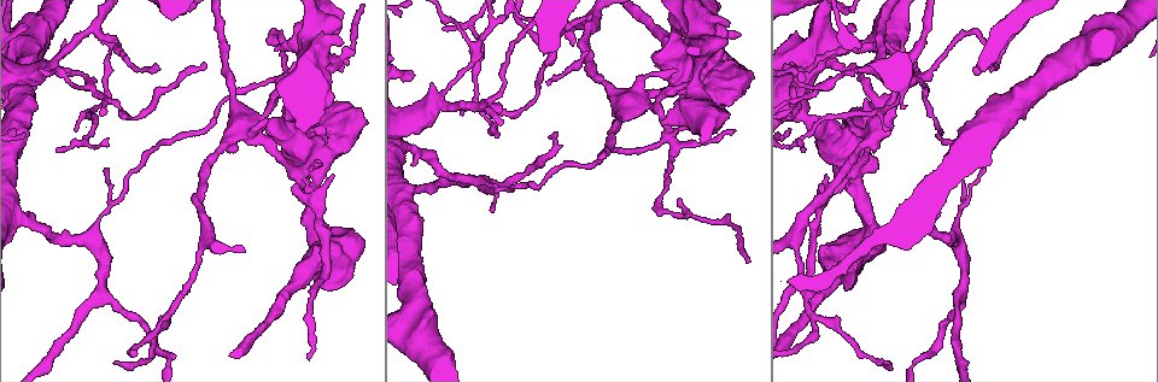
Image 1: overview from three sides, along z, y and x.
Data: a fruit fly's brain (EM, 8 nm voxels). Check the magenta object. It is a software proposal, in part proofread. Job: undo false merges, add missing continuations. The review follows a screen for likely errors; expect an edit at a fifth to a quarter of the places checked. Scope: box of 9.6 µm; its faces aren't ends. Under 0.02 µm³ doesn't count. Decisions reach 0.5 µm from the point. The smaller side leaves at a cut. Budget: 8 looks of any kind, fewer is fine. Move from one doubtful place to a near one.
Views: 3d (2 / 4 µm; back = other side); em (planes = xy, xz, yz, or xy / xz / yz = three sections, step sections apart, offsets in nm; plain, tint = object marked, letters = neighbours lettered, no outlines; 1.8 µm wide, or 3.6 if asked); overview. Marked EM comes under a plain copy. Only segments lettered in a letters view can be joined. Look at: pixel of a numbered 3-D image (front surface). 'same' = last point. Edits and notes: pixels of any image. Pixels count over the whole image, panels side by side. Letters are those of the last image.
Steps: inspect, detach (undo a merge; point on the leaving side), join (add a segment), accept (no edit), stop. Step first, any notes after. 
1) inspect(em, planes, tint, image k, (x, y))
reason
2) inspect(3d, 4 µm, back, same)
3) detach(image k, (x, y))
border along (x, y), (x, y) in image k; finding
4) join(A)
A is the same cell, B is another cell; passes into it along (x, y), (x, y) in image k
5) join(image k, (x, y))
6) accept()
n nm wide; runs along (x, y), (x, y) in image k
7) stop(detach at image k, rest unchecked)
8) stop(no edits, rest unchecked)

inspect(3d, 2 µm, back, image 1, (820, 84))
side arm on a straight run

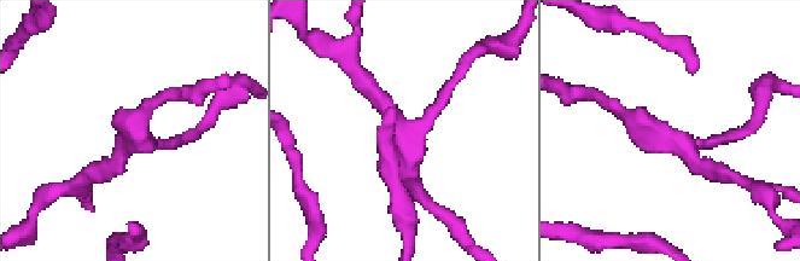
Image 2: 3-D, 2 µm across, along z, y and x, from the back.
inspect(em, planes, letters, image 2, (137, 143))
3 arms

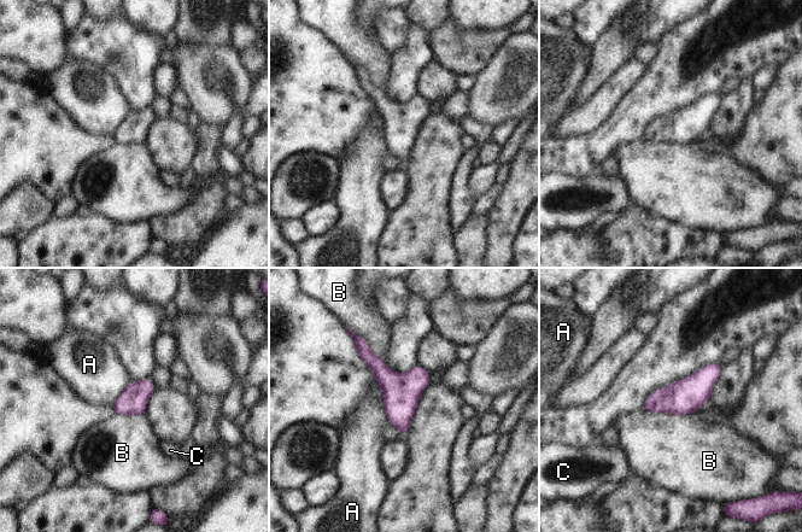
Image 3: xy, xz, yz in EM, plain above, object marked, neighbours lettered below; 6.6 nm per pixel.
accept()
190 nm wide; A, B and C are other cells; border along (643, 408), (673, 414), (694, 413) in image 3; continuous, no second neuron

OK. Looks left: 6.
inspect(em, yz, step 8, tint, image 1, (801, 152))
thin end

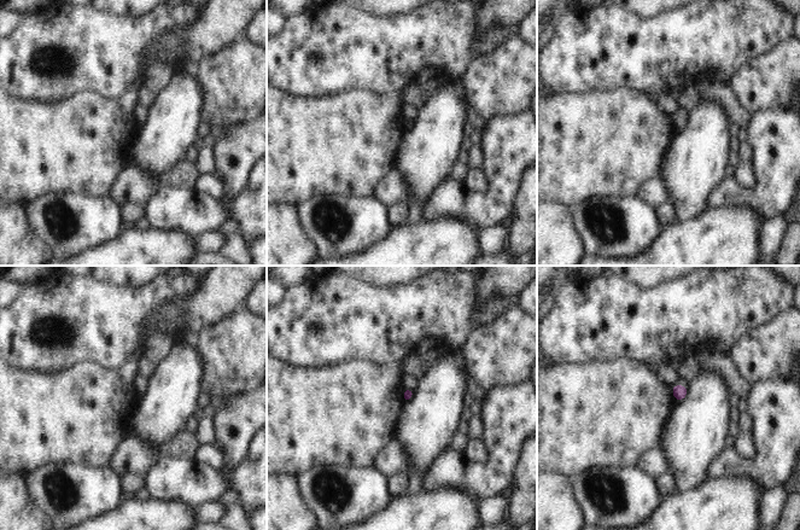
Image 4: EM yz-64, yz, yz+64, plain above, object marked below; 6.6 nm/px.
inspect(em, planes, letters, same)

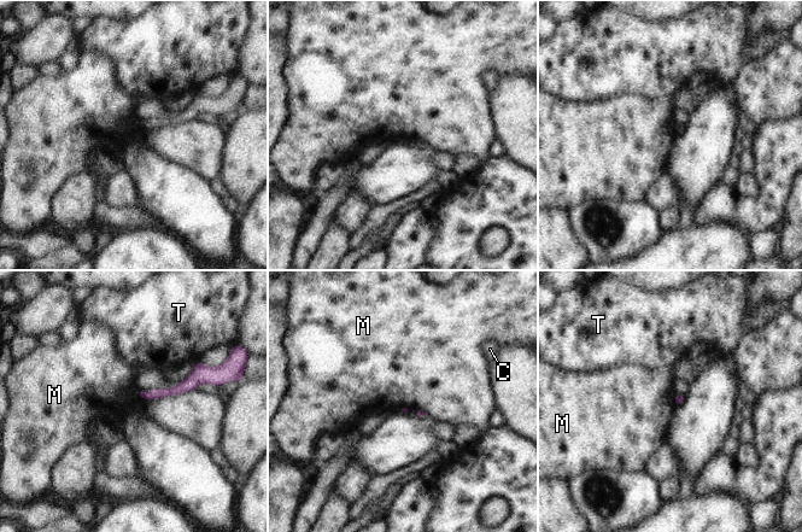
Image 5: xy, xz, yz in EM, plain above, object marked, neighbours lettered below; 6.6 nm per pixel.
accept()
M touches over 380 nm; C, M and T are other cells; none of them fits

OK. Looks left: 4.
inspect(em, planes, letters, image 1, (76, 127))
free end

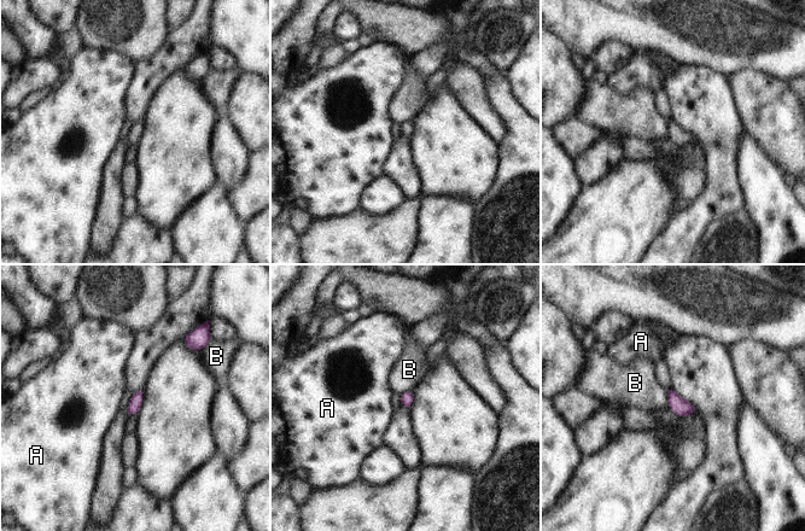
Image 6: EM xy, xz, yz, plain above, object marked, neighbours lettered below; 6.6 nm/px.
accept()
A and B are other cells; border along (666, 392), (666, 403), (669, 406) in image 6; none of them fits

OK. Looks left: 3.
stop(no edits, rest unchecked)

